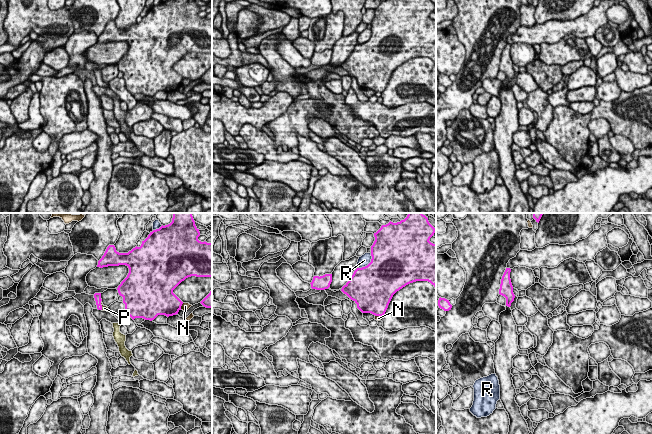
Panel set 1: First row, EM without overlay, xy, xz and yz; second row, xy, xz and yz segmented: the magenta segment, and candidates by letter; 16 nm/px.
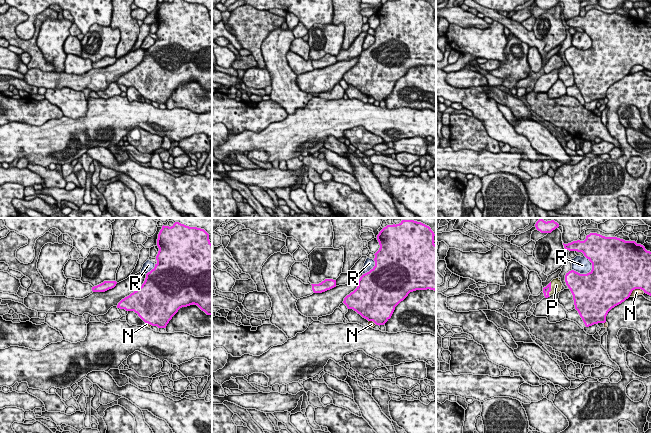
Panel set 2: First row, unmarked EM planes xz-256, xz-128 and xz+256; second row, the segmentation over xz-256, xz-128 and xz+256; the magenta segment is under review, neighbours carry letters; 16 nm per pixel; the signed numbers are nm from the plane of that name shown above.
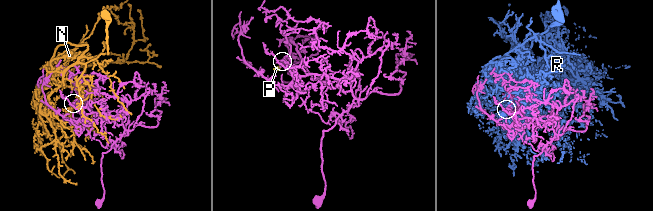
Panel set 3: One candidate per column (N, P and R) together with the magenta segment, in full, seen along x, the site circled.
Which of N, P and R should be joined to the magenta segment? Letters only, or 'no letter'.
P

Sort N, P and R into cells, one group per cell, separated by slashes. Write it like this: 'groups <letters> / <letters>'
groups N / P / R

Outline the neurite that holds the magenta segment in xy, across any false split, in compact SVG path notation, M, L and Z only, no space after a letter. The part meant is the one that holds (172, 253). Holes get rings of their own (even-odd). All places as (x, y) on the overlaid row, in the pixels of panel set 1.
M173 213L172 222L150 232L140 247L136 246L128 253L117 252L114 245L107 247L104 255L98 261L97 267L126 265L129 268L127 277L117 290L123 297L127 314L133 320L143 318L152 321L158 315L169 317L178 314L183 302L173 293L173 290L188 277L212 277L212 243L199 241L199 236L200 232L195 225L192 213Z

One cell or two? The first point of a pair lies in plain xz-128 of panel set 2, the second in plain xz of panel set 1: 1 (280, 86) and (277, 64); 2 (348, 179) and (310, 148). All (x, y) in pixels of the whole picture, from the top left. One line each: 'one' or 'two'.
1: one
2: one

